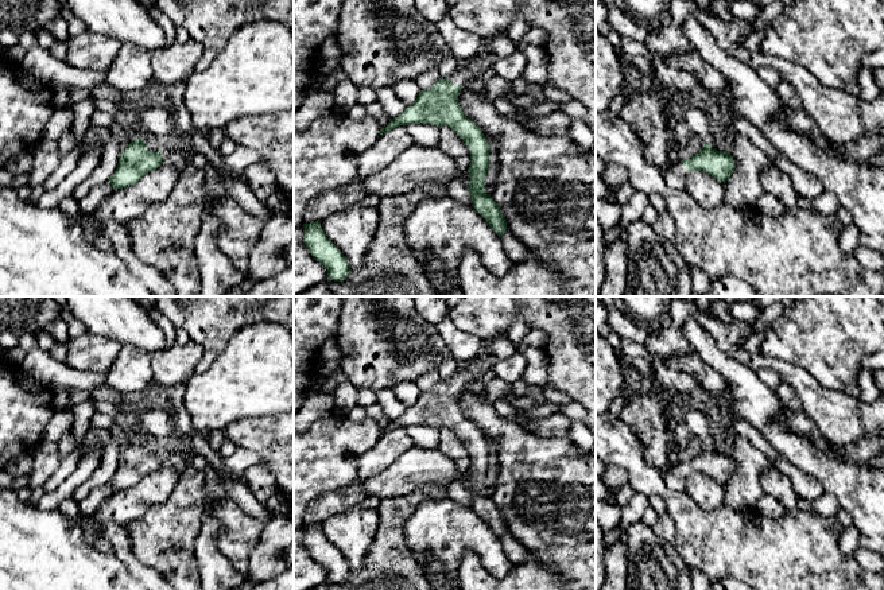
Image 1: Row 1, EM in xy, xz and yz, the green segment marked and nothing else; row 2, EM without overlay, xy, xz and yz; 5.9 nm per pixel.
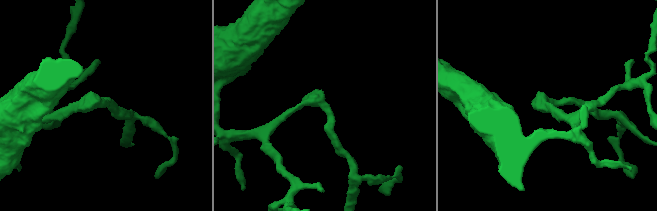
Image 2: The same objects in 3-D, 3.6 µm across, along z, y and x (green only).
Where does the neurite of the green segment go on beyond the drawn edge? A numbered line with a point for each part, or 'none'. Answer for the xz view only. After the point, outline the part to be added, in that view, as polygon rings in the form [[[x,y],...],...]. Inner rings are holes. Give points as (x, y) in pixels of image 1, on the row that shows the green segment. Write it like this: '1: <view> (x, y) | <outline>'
1: xz (475, 66) | [[[486,48],[478,54],[473,55],[458,63],[455,73],[450,75],[449,82],[464,88],[465,84],[481,74],[491,74],[492,65],[496,57],[493,57]]]

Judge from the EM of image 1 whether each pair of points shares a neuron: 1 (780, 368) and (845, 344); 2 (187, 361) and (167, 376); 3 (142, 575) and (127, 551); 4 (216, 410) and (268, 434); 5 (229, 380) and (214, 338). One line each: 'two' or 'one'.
1: two
2: one
3: one
4: two
5: two

